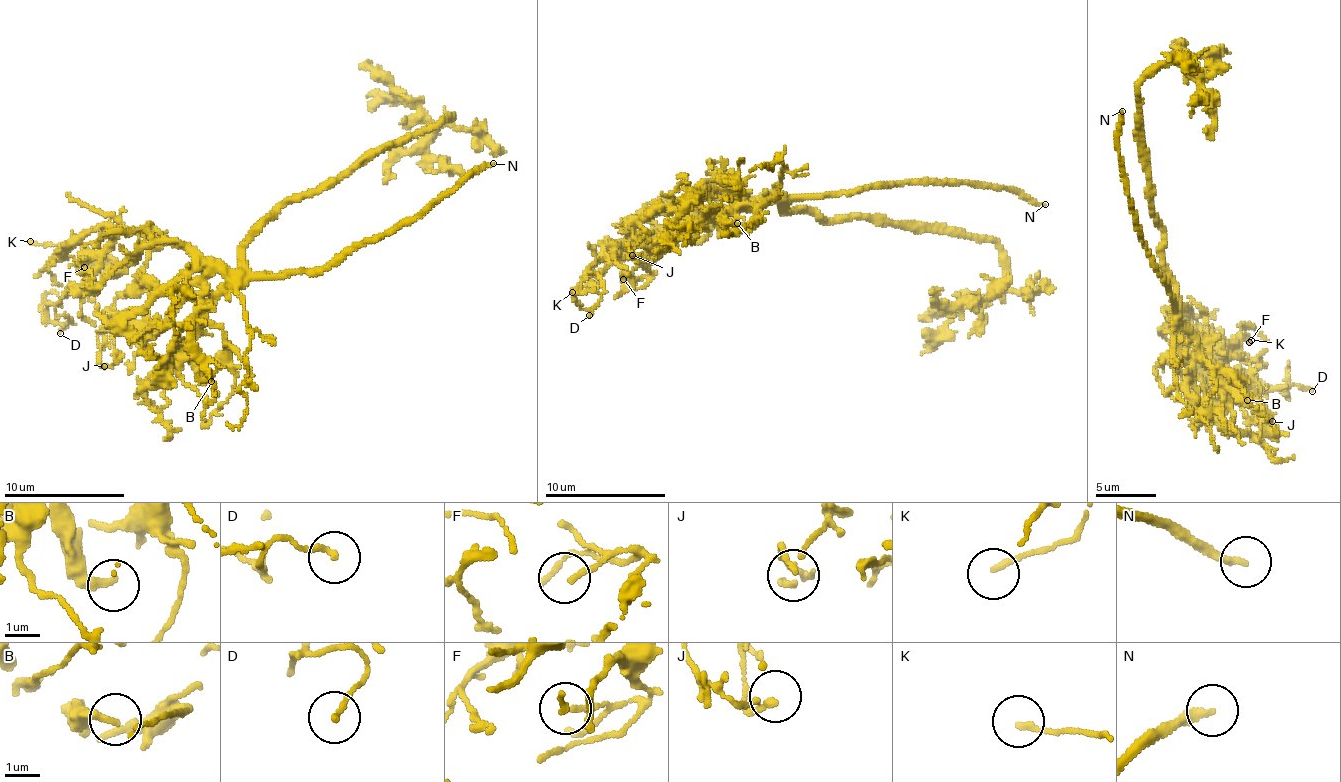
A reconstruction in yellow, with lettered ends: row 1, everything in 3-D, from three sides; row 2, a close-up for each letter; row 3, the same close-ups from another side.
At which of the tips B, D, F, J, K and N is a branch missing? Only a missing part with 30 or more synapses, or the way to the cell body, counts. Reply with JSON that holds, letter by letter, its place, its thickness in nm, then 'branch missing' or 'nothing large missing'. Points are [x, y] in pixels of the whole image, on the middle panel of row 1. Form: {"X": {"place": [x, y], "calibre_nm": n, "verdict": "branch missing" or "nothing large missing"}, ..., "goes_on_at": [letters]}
{"B": {"place": [737, 223], "calibre_nm": 240, "verdict": "nothing large missing"}, "D": {"place": [589, 315], "calibre_nm": 160, "verdict": "nothing large missing"}, "F": {"place": [623, 279], "calibre_nm": 160, "verdict": "nothing large missing"}, "J": {"place": [632, 255], "calibre_nm": 140, "verdict": "nothing large missing"}, "K": {"place": [572, 292], "calibre_nm": 150, "verdict": "nothing large missing"}, "N": {"place": [1045, 204], "calibre_nm": 200, "verdict": "branch missing"}, "goes_on_at": ["N"]}

